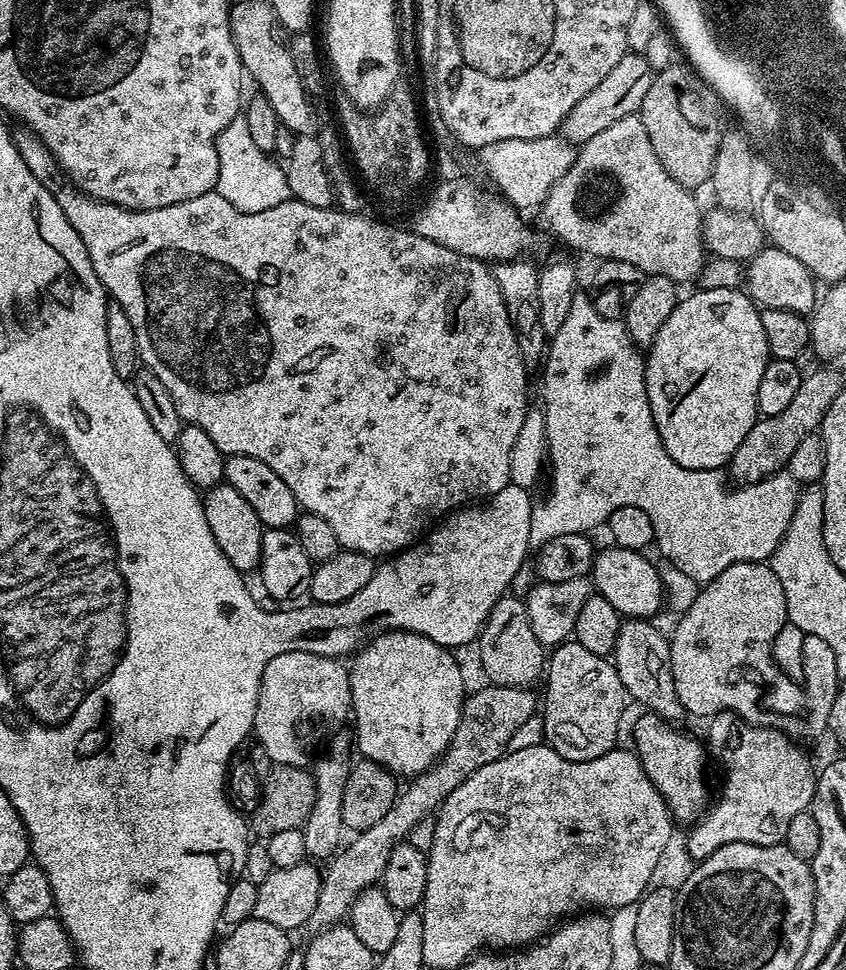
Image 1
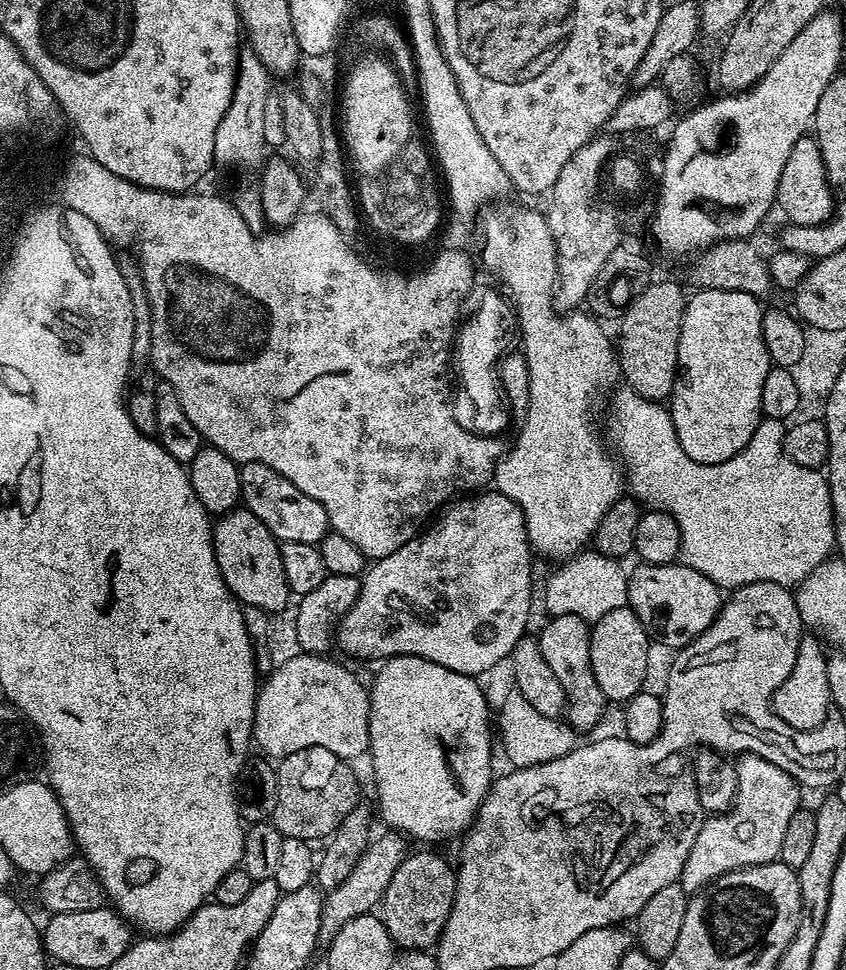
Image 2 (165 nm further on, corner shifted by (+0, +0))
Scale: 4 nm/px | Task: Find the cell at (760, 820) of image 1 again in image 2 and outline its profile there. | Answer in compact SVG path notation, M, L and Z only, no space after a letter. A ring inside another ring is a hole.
M749 752L737 755L734 763L738 774L736 801L727 812L705 819L698 830L698 838L694 838L690 858L686 858L686 866L682 866L678 882L689 894L701 892L727 872L779 861L786 826L802 806L801 785L789 772L782 770L782 766L774 766L774 762Z

